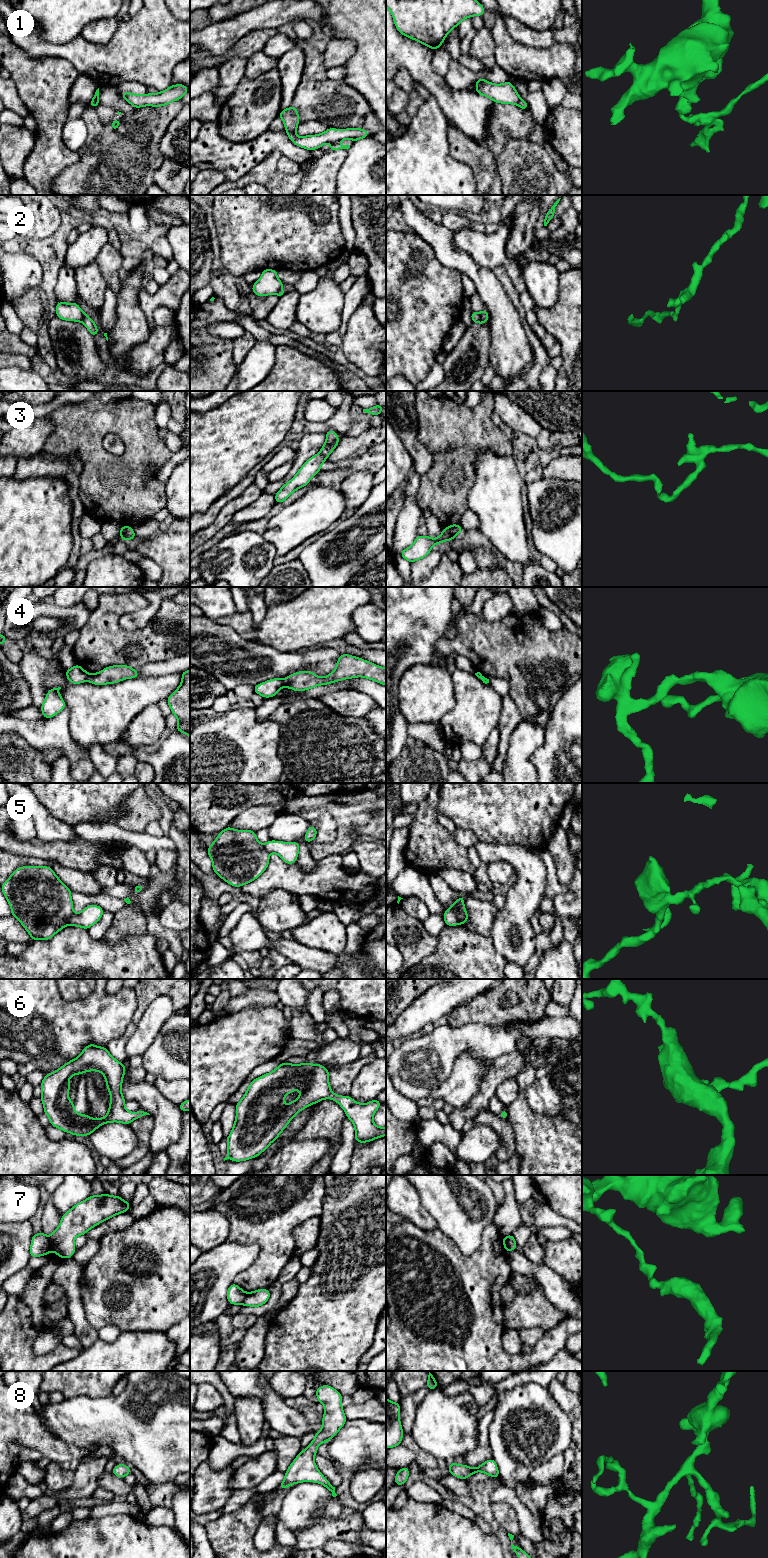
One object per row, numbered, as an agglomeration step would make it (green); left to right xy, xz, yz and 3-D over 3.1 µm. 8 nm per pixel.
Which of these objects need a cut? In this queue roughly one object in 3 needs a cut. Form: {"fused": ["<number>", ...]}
{"fused": ["1", "2", "3", "4", "5", "7"]}

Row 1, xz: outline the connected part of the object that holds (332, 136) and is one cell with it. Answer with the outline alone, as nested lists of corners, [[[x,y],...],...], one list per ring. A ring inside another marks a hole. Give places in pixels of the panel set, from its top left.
[[[328,128],[325,132],[317,135],[298,137],[295,132],[287,132],[289,139],[297,146],[310,151],[319,149],[325,143],[330,143],[330,151],[349,149],[350,145],[337,145],[343,139],[352,139],[353,142],[369,136],[368,130],[360,128],[333,129]],[[286,131],[287,132],[287,131]]]

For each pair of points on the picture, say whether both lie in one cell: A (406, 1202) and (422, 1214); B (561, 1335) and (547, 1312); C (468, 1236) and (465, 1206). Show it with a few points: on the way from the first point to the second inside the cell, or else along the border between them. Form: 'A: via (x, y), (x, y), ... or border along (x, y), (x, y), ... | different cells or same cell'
A: via (410, 1206), (418, 1214) | same cell
B: border along (568, 1317), (545, 1331) | different cells
C: via (465, 1229), (465, 1213) | same cell

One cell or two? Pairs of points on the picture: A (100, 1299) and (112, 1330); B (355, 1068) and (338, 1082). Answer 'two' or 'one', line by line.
A: two
B: one

